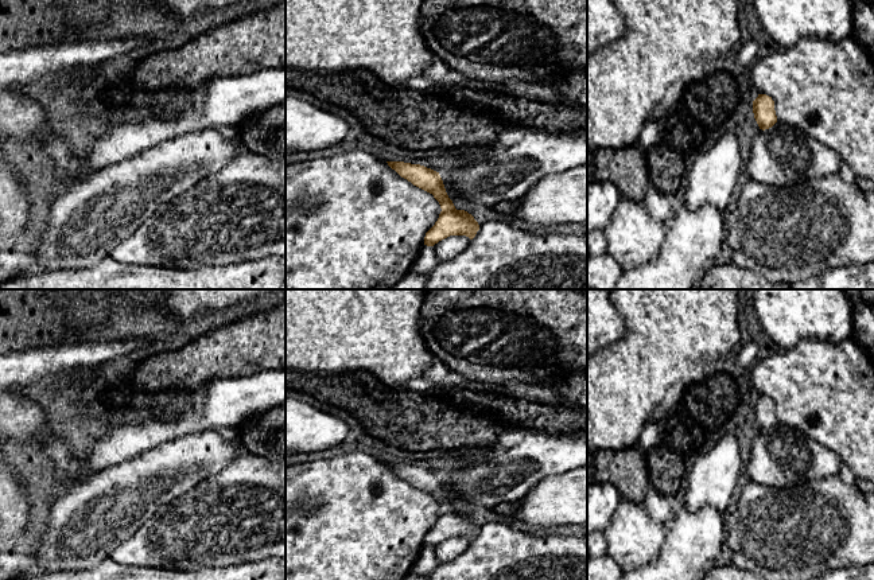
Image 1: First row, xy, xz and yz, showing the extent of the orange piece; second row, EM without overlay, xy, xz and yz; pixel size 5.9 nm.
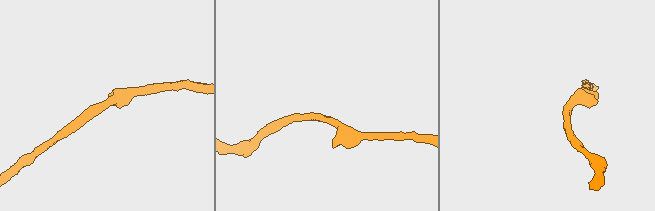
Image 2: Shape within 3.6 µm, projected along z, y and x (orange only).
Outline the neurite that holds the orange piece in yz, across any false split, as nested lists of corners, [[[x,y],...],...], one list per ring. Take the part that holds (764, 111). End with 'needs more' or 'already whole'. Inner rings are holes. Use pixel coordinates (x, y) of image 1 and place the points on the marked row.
[[[758,94],[753,101],[753,113],[762,131],[772,128],[777,122],[774,101],[766,94]]] | already whole

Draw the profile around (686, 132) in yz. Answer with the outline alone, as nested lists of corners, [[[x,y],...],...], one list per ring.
[[[680,100],[667,109],[661,120],[661,148],[665,145],[677,148],[690,167],[722,136],[719,124],[706,129],[698,116],[691,116],[681,108]]]

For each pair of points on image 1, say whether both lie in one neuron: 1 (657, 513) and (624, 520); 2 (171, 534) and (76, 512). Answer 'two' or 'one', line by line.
1: two
2: two

